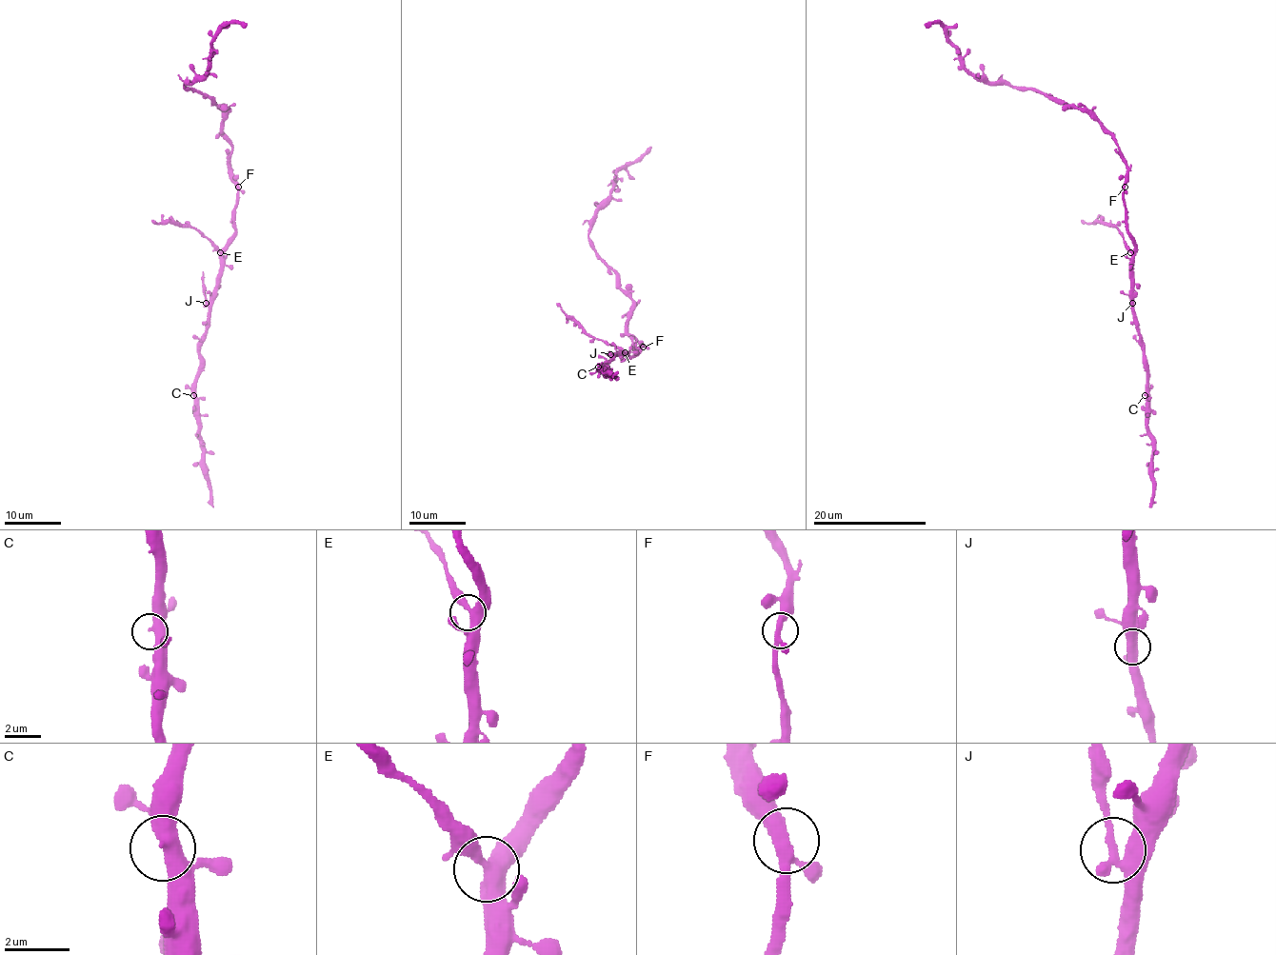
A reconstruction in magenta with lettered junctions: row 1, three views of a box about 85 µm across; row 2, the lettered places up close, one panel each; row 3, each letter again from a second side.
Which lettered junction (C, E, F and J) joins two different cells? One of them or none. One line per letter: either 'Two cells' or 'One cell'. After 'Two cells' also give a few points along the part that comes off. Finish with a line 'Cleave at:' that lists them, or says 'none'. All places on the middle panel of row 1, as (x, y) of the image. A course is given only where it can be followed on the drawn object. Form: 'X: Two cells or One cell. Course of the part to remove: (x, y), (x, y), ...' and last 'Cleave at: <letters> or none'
C: One cell
E: One cell
F: One cell
J: Two cells
Cleave at: J

